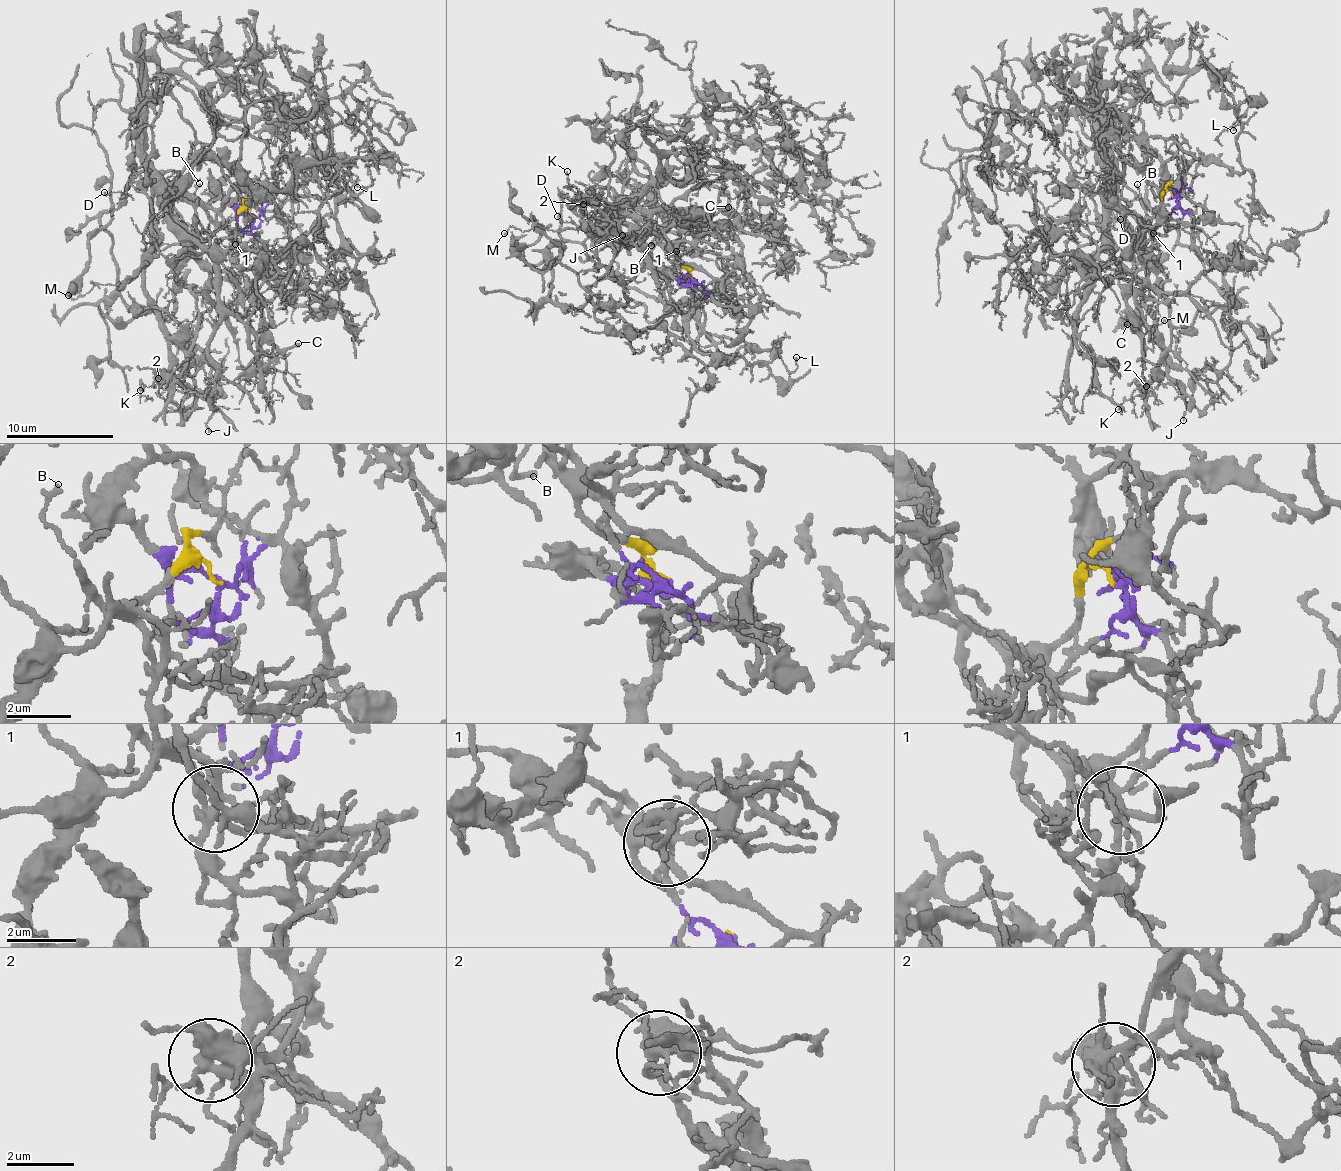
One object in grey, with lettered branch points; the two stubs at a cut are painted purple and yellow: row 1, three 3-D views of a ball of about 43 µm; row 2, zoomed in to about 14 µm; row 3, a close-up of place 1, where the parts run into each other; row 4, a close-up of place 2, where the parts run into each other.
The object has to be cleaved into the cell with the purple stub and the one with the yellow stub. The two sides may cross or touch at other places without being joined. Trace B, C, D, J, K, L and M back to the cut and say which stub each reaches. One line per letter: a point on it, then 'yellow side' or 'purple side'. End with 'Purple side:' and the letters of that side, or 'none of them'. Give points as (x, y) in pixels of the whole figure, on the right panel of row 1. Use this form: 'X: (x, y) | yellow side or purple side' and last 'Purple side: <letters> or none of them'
B: (1137, 184) | yellow side
C: (1127, 324) | purple side
D: (1120, 219) | yellow side
J: (1183, 420) | yellow side
K: (1118, 409) | yellow side
L: (1233, 130) | purple side
M: (1164, 320) | yellow side
Purple side: C, L

